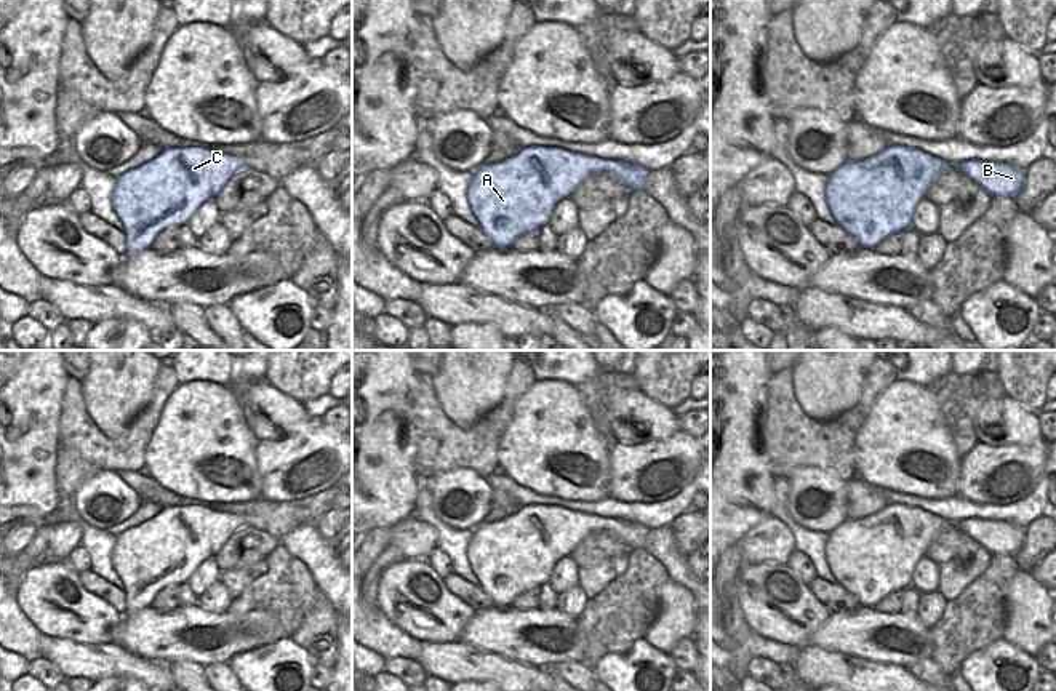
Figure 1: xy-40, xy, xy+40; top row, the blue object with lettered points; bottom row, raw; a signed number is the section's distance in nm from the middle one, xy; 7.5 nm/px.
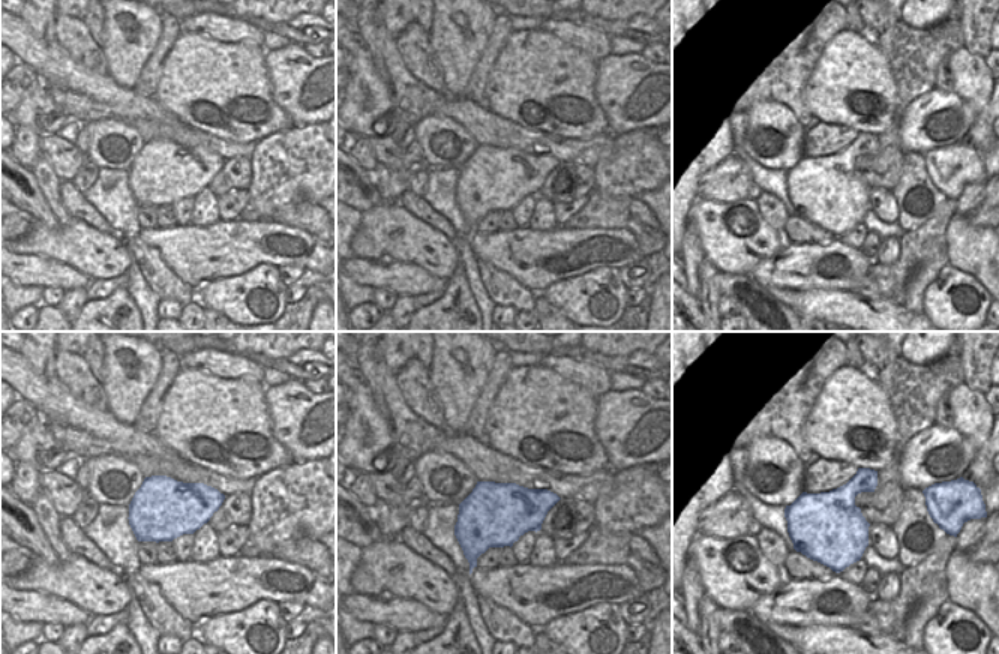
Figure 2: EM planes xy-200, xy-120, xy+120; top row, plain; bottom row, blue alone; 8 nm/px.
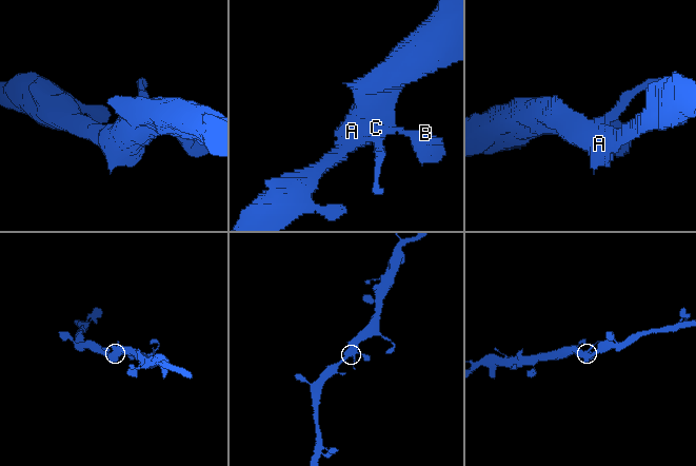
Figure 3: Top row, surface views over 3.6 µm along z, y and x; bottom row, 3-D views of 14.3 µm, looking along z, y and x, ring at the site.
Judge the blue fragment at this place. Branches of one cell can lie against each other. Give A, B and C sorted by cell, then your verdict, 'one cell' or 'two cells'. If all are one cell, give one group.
groups A B C; one cell

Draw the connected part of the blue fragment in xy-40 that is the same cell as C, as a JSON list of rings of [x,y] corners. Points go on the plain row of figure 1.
[[[165,505],[154,517],[125,529],[112,549],[112,565],[123,582],[126,613],[150,606],[163,587],[187,582],[195,568],[213,558],[227,537],[242,528],[248,525],[240,515],[206,505]]]

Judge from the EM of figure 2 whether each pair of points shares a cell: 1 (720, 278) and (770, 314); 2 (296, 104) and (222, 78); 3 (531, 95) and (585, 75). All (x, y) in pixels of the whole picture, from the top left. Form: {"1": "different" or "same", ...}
{"1": "same", "2": "different", "3": "same"}

